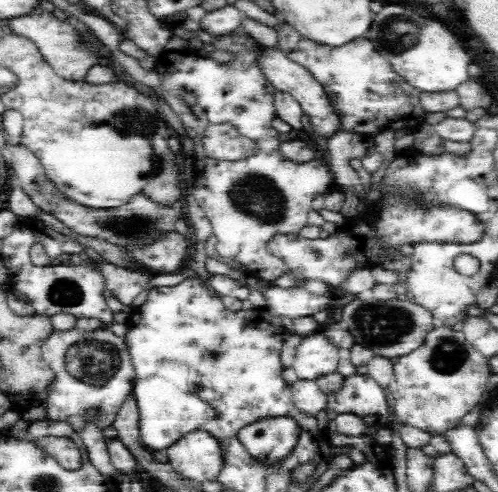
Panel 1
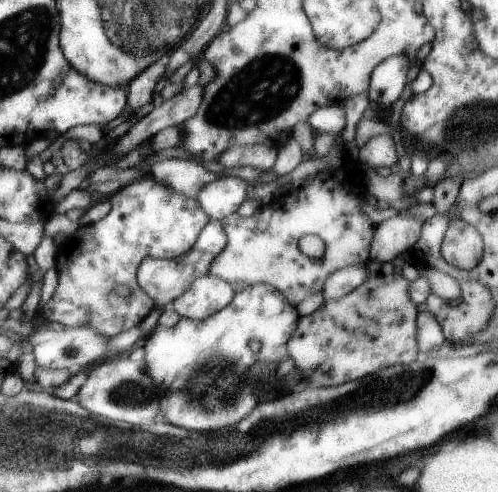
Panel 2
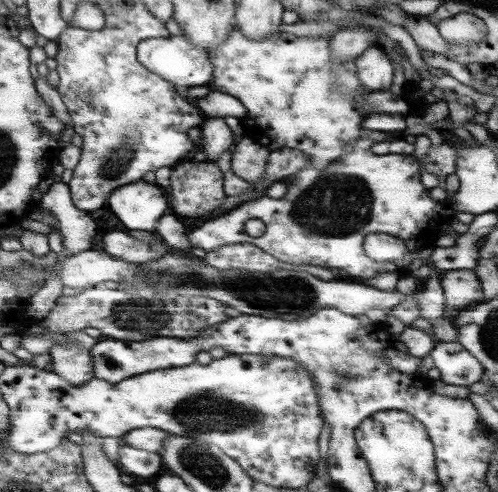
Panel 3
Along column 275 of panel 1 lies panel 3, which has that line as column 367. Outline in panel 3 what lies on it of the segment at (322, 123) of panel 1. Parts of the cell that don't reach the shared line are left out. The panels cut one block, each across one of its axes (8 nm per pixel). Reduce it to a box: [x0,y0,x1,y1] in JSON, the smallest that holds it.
[355,46,393,92]

